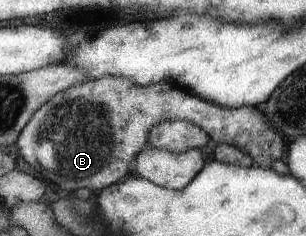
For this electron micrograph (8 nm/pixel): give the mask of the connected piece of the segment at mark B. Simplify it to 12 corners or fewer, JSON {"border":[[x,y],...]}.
{"border":[[114,76],[53,96],[22,158],[67,190],[127,172],[165,120],[255,164],[283,158],[255,107]]}

